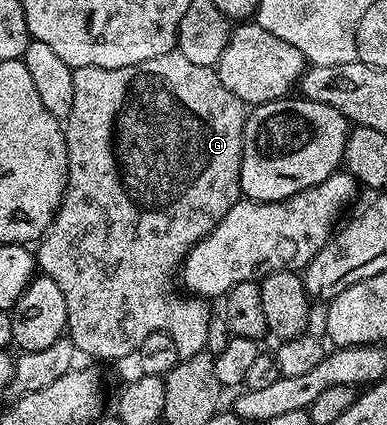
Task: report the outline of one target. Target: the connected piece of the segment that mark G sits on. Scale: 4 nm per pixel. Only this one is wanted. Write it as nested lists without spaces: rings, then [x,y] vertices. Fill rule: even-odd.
[[[177,49],[164,53],[160,57],[152,57],[152,61],[140,61],[140,65],[132,65],[124,69],[100,69],[99,67],[76,67],[73,68],[74,76],[72,77],[72,113],[64,121],[64,130],[66,132],[66,148],[68,149],[68,177],[66,178],[66,192],[62,198],[62,203],[58,206],[58,211],[54,214],[54,221],[50,228],[46,230],[45,235],[36,243],[36,267],[41,274],[52,277],[52,281],[56,281],[56,285],[60,285],[60,293],[64,293],[64,305],[68,305],[68,317],[66,318],[66,330],[68,338],[74,343],[75,352],[91,355],[94,359],[122,359],[125,355],[133,356],[137,352],[140,341],[144,341],[144,337],[148,337],[152,333],[168,333],[168,337],[172,337],[172,341],[176,341],[176,353],[179,360],[191,359],[196,357],[196,353],[206,350],[206,342],[208,341],[208,325],[212,318],[212,312],[209,311],[207,304],[198,297],[187,297],[185,294],[173,295],[170,292],[170,274],[177,272],[182,266],[182,262],[186,260],[186,255],[195,245],[206,235],[212,233],[216,225],[230,209],[234,203],[240,199],[240,169],[242,168],[242,130],[246,124],[247,108],[232,93],[228,93],[228,89],[224,89],[224,85],[220,85],[220,77],[217,70],[213,67],[205,67],[204,65],[192,65],[192,61],[188,61],[188,57],[184,57],[184,53],[180,53]]]

